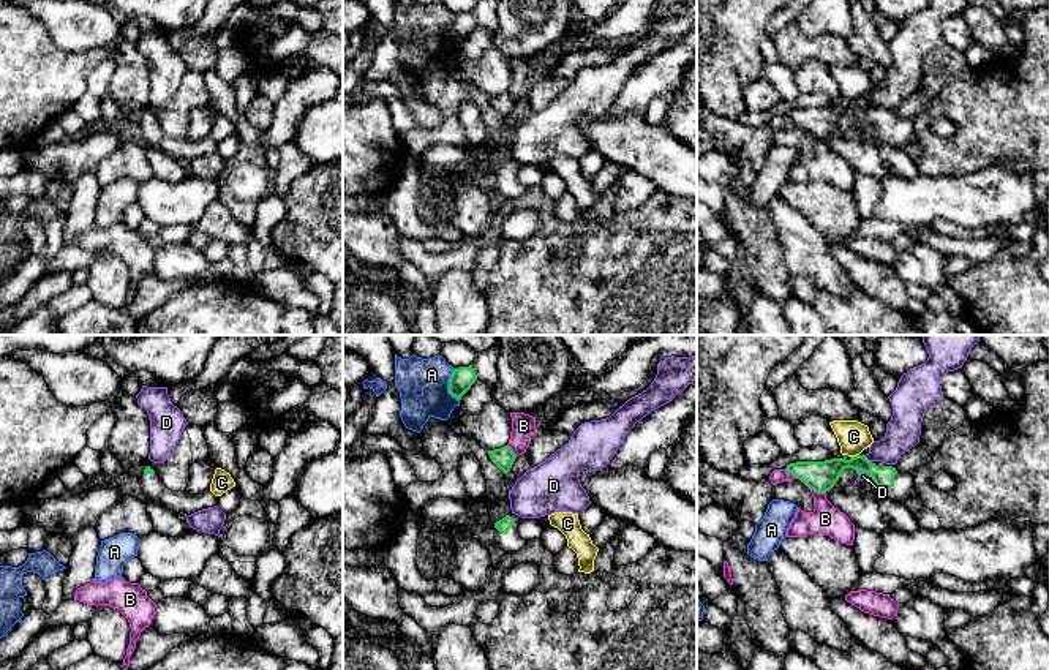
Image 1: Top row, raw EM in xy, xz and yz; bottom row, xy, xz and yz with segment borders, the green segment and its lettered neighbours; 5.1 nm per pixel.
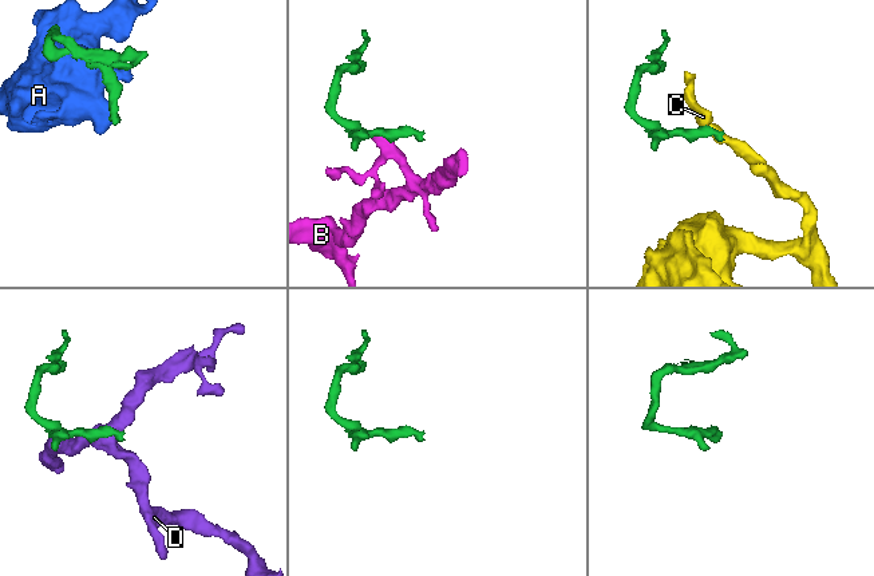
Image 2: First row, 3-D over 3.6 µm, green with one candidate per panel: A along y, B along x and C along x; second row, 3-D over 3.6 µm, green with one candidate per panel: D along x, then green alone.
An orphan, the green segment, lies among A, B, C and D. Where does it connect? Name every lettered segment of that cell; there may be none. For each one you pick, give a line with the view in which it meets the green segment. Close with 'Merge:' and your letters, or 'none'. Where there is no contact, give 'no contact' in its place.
Merge: none

